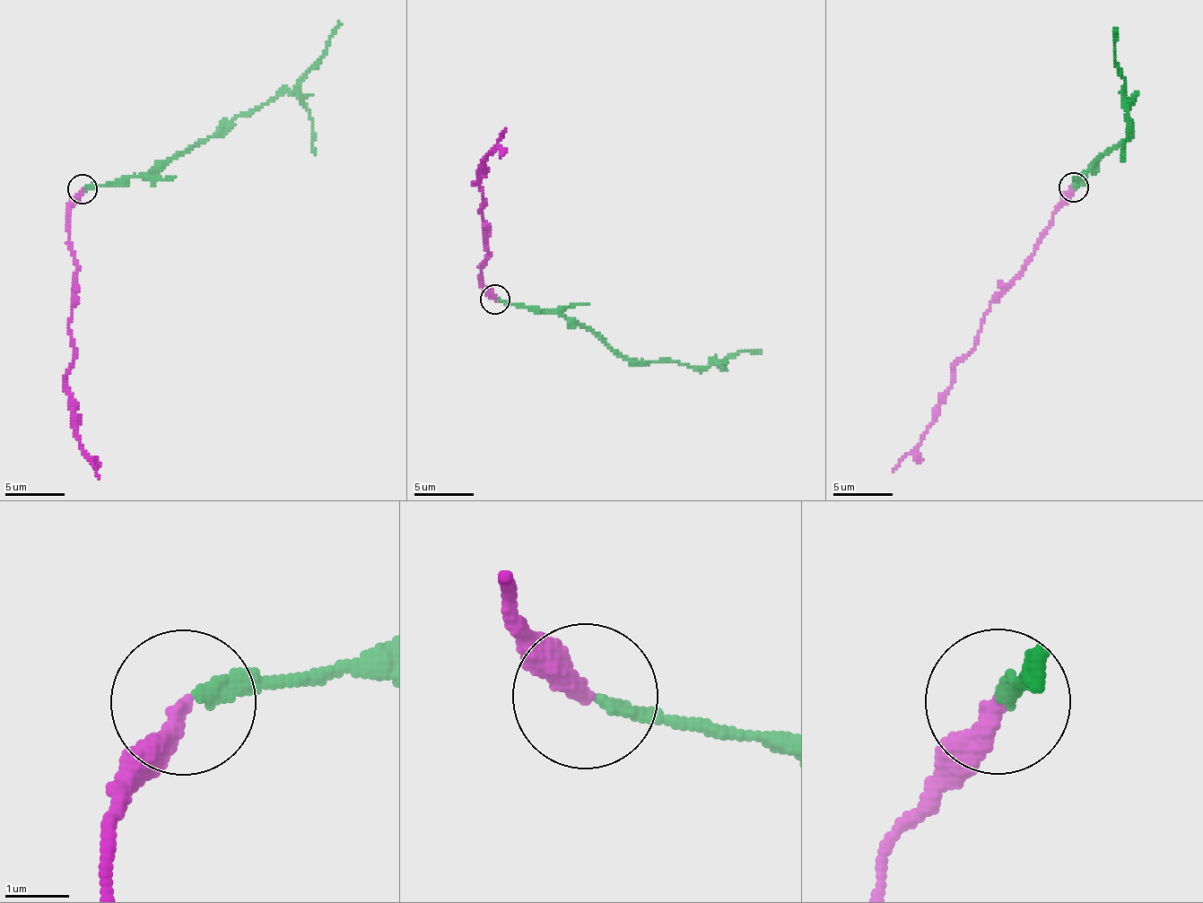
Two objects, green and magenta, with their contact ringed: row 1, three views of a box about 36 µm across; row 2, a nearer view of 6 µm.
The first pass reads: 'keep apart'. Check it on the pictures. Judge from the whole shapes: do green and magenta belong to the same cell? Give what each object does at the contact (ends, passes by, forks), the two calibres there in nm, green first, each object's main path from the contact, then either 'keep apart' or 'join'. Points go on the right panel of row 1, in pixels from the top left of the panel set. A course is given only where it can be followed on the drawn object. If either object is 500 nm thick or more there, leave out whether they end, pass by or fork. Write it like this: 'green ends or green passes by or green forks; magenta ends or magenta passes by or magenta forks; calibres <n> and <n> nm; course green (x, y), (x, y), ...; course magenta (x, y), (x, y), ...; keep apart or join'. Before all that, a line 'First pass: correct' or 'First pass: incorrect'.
First pass: correct
green ends; magenta ends; calibres 190 and 320 nm; course green (1073, 186), (1129, 134), (1128, 115), (1132, 98), (1128, 98), (1114, 60), (1117, 28); course magenta (1073, 186), (1025, 269), (996, 299), (984, 316), (978, 343), (954, 367), (954, 382), (921, 441), (893, 472); keep apart

